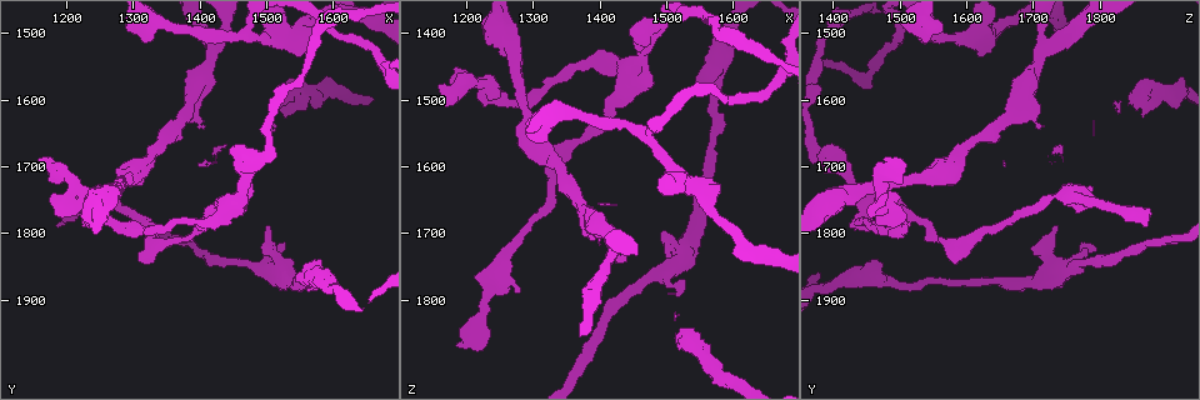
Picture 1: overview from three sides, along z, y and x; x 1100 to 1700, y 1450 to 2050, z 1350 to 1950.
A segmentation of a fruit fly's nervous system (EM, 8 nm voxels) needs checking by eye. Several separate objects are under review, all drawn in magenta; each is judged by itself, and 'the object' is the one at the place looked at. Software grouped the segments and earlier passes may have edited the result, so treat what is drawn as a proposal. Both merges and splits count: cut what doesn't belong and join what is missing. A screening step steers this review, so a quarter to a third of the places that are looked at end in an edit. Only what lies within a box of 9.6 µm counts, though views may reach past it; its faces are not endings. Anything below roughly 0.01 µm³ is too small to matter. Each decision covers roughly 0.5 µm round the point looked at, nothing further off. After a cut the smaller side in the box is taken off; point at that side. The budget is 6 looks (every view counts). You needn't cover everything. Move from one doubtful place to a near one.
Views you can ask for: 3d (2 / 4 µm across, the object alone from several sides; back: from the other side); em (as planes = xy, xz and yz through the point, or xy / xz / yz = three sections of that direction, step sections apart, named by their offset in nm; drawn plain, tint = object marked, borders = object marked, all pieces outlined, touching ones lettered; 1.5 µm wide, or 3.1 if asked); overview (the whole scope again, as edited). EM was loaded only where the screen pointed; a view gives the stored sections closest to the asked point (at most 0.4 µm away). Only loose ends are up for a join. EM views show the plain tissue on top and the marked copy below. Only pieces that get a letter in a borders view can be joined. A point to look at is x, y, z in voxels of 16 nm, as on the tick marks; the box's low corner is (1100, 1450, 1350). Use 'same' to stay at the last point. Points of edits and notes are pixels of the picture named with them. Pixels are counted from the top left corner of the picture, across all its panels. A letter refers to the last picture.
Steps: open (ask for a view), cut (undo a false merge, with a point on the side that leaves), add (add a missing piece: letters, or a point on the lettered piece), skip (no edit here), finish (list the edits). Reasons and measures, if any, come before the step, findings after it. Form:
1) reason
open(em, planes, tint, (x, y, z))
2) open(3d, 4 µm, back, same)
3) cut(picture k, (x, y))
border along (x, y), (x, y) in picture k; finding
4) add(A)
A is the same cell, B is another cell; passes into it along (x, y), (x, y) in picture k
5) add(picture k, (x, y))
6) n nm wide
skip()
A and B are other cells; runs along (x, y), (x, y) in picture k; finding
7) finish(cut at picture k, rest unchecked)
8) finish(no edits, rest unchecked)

three arms meet
open(3d, 4 µm, (1465, 1500, 1550))

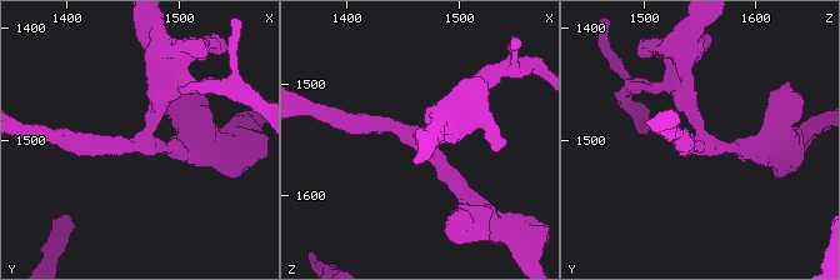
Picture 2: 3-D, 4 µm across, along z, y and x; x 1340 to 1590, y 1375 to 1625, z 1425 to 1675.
now the EM
open(em, planes, borders, (1466, 1504, 1548))

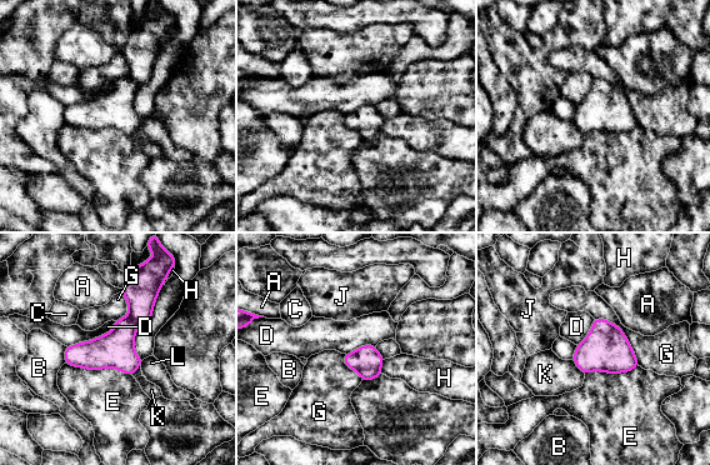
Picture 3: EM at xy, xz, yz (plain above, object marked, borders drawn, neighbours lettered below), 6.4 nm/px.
cut(picture 3, (144, 284))
A, B, C, D, E, G, H, J, K and L are other cells; border along (128, 315), (139, 324) in picture 3; a second cell is stuck on

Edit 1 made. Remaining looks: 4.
free end
open(em, planes, borders, (1160, 1685, 1480))

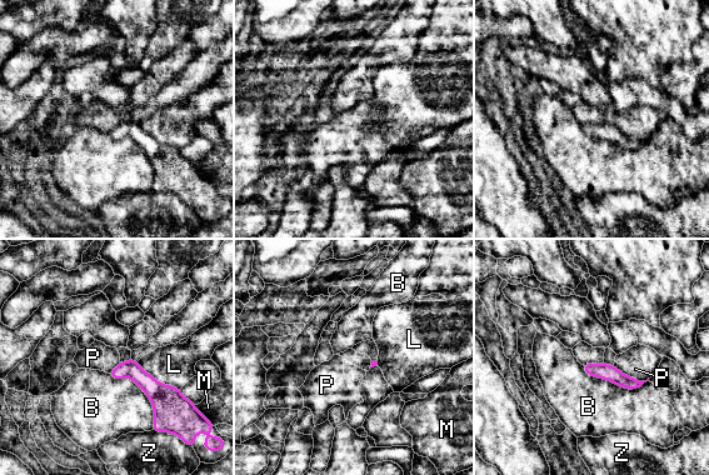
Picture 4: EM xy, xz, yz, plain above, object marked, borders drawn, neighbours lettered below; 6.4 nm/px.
skip()
B, L, M, P and Z are other cells; none of them fits

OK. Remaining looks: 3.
an open end
open(em, planes, borders, (1490, 1820, 1700))

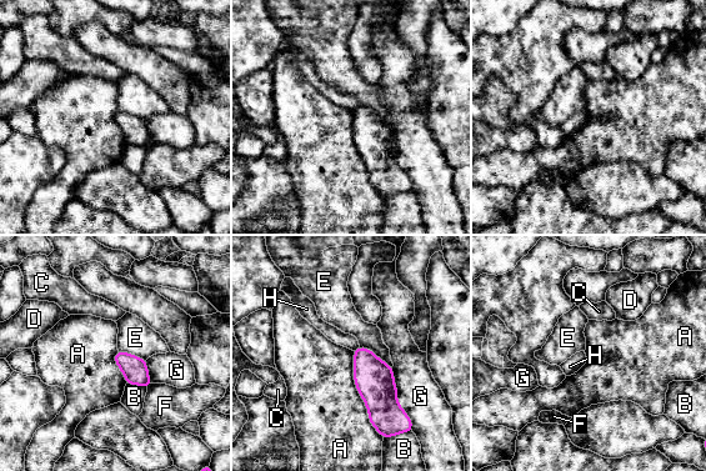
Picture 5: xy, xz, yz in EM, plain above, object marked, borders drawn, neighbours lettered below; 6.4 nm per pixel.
A touches over 600 nm
skip()
A, B, C, D, E, F, G and H are other cells; no lettered piece goes on from it

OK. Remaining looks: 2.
finish(cut at picture 3, rest unchecked)

